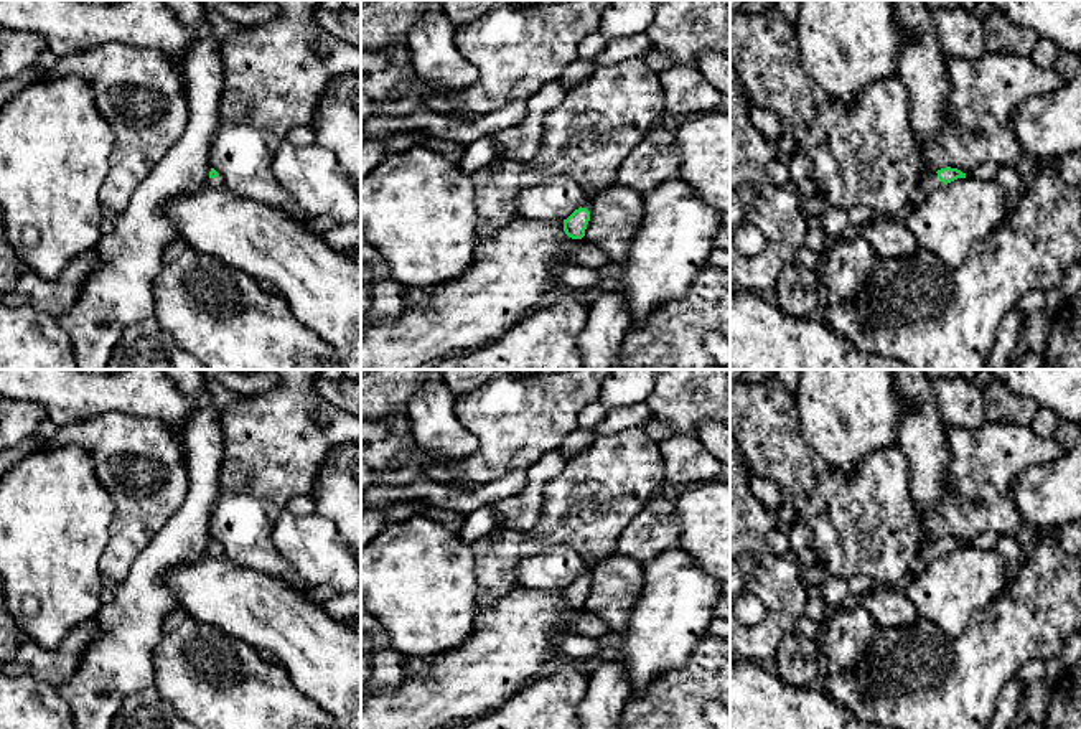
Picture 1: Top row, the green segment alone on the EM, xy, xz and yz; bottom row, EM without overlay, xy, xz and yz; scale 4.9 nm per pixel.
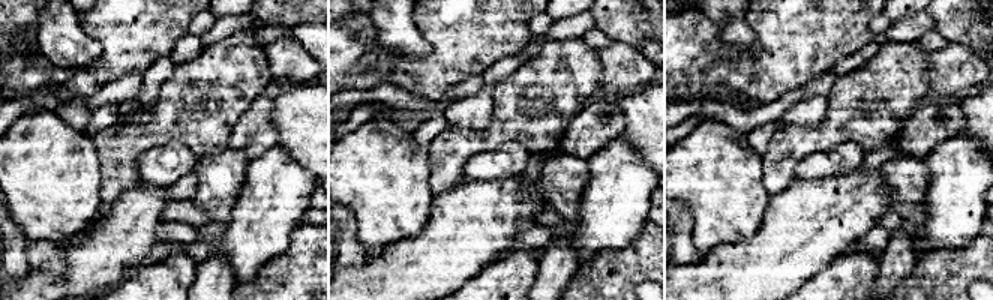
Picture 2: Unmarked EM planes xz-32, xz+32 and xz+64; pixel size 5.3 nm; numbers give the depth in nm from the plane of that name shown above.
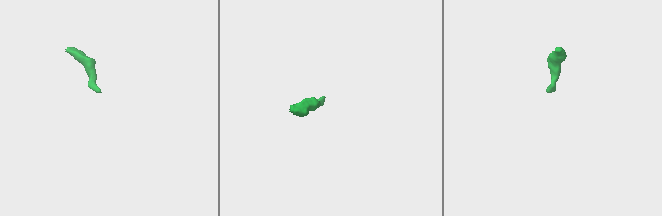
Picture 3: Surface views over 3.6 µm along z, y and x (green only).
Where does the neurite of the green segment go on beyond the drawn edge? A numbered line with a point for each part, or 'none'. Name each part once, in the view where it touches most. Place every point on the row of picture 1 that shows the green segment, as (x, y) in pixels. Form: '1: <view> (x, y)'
1: yz (925, 187)

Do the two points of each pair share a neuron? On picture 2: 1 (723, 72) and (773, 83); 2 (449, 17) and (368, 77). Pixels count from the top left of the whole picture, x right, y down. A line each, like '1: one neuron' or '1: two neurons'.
1: one neuron
2: one neuron

